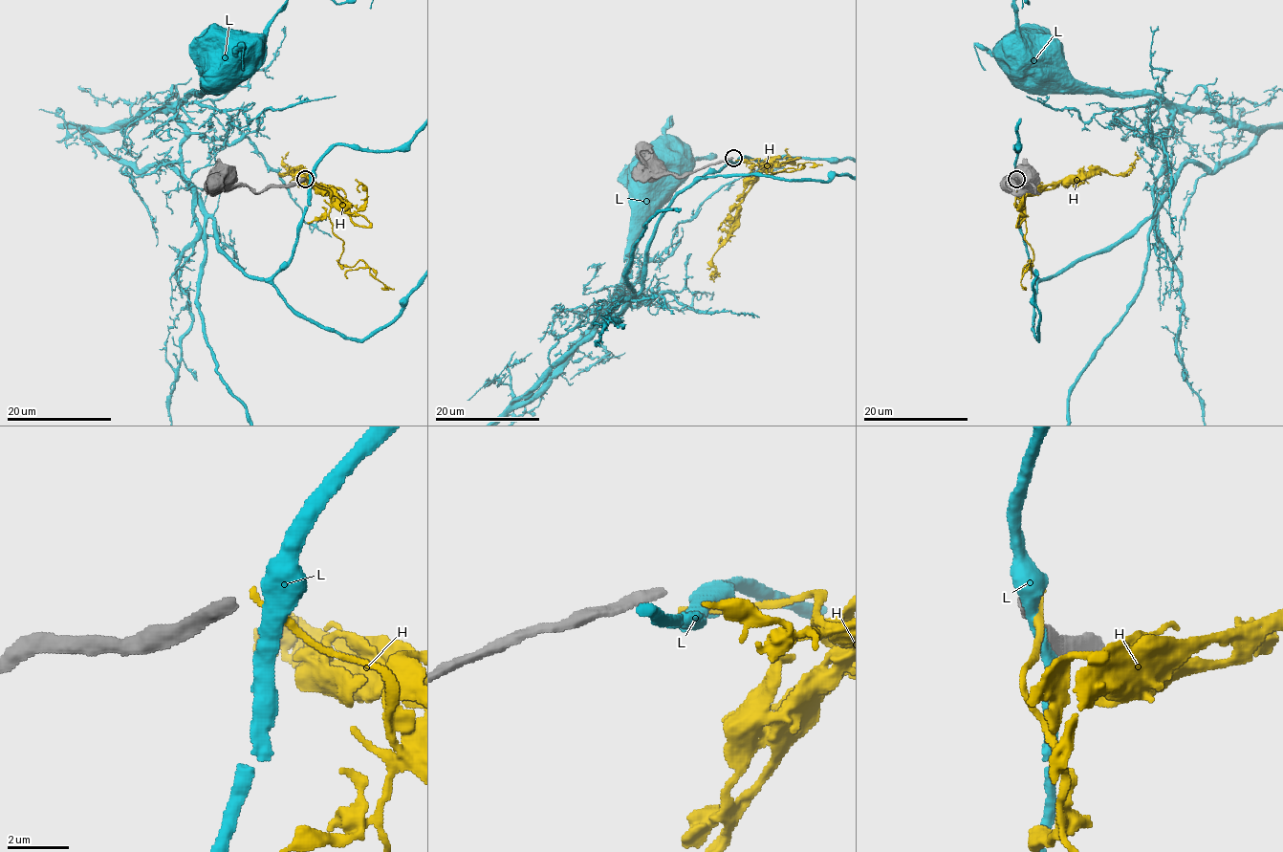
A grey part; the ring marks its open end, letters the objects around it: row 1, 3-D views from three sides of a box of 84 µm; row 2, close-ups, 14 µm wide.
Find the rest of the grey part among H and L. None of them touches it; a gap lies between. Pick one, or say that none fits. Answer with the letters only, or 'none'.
none

